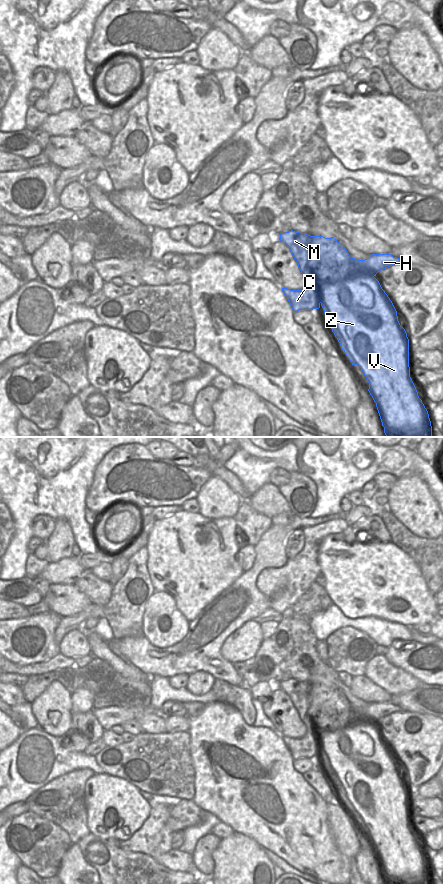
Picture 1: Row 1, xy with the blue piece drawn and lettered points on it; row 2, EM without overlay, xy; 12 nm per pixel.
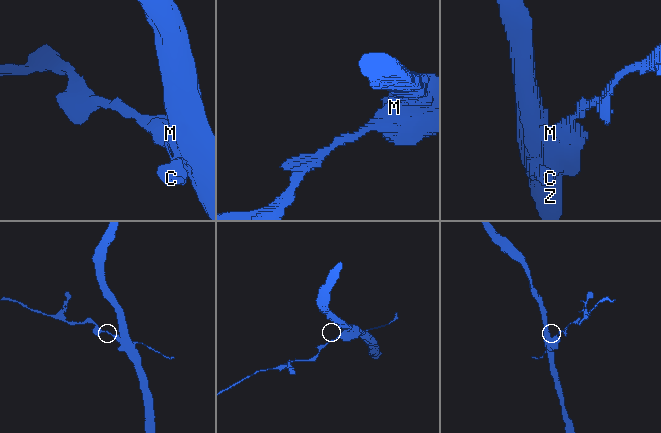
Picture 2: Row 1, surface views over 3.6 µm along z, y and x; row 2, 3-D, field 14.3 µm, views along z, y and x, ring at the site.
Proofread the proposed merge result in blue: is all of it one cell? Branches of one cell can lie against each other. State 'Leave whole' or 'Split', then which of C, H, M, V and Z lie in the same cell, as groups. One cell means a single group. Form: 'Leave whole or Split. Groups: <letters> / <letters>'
Split. Groups: C H M / V Z

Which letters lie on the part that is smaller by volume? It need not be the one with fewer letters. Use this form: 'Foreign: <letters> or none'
Foreign: C, H, M.

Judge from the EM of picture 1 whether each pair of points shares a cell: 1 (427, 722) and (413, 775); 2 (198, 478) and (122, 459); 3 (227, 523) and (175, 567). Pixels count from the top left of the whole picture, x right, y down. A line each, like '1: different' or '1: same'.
1: same
2: same
3: same

